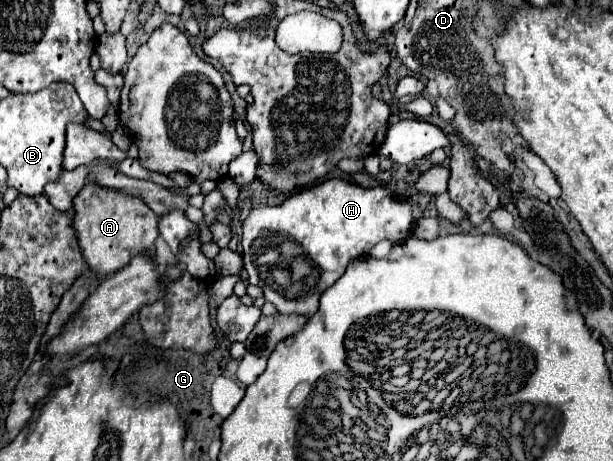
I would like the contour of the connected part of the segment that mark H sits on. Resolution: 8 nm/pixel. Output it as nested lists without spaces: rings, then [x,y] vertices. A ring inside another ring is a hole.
[[[330,178],[322,184],[306,188],[290,198],[286,198],[278,206],[254,206],[250,214],[242,222],[242,258],[244,268],[250,276],[250,284],[260,286],[264,292],[264,300],[272,302],[280,314],[302,314],[314,316],[318,310],[318,300],[322,292],[332,286],[346,270],[346,266],[358,258],[370,254],[370,250],[380,240],[400,242],[410,236],[410,228],[414,224],[412,206],[406,198],[398,198],[390,188],[362,188],[348,180]],[[282,268],[290,272],[290,280],[286,286],[278,282],[268,282],[268,270]]]

